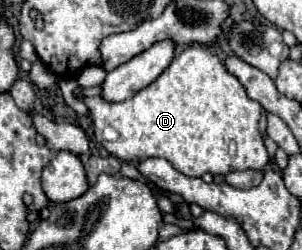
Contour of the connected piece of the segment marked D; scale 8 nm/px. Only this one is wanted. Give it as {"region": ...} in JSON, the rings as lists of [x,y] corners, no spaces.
{"region":[[[202,46],[184,48],[178,56],[174,56],[170,66],[150,86],[142,88],[138,94],[134,94],[124,102],[110,104],[100,96],[83,97],[82,90],[81,87],[77,87],[74,96],[86,102],[86,106],[90,108],[96,142],[120,160],[140,162],[144,158],[160,156],[166,158],[178,172],[186,176],[202,176],[206,172],[214,176],[218,174],[226,176],[234,170],[248,170],[248,168],[262,170],[270,160],[262,134],[258,130],[262,106],[246,96],[246,90],[242,88],[240,80],[230,72],[226,72],[226,66],[208,48]]]}

